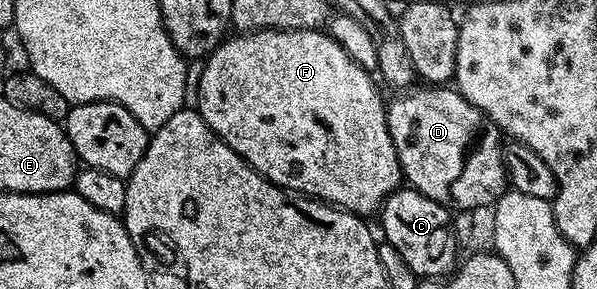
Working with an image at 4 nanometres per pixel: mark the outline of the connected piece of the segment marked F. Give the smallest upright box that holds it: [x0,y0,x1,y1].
[196,28,404,218]

